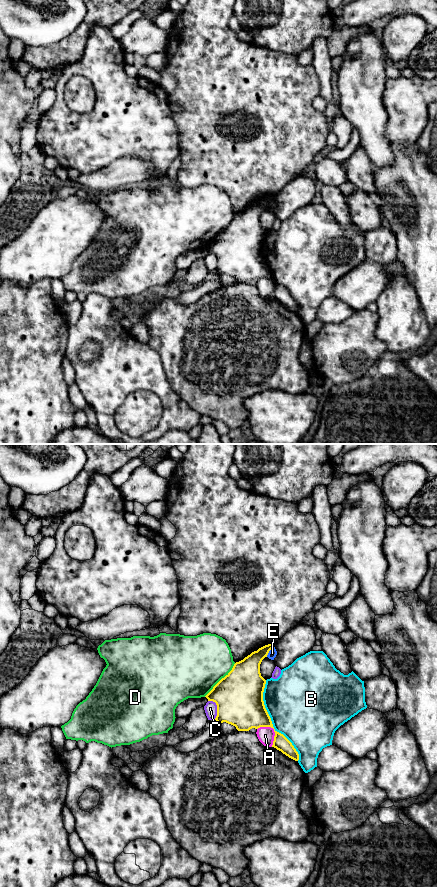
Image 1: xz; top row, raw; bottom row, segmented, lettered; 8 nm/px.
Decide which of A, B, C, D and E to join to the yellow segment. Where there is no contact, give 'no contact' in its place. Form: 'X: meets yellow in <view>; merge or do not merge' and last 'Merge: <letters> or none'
A: meets yellow in xz; do not merge
B: meets yellow in xz; do not merge
C: meets yellow in xz; do not merge
D: meets yellow in xz; do not merge
E: meets yellow in xz; do not merge
Merge: none

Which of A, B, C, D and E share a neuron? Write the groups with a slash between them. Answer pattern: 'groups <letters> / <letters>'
groups A / B / C E / D

